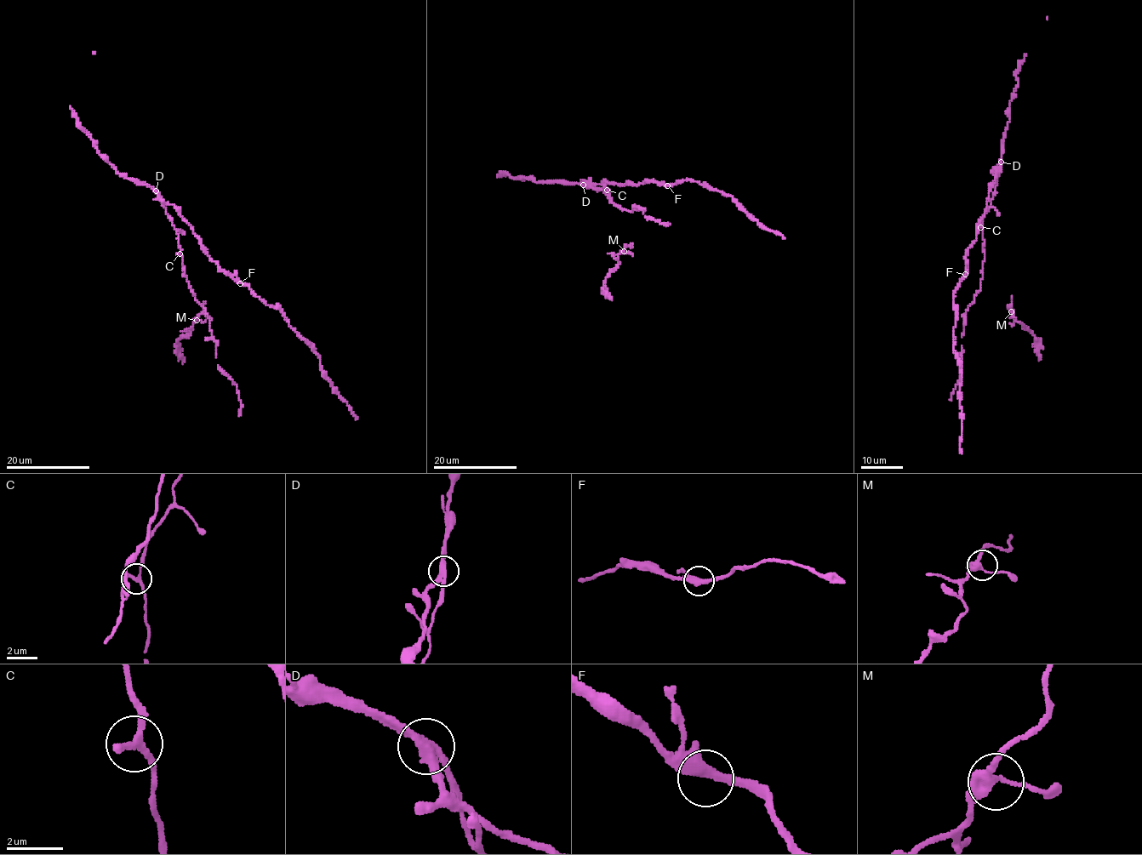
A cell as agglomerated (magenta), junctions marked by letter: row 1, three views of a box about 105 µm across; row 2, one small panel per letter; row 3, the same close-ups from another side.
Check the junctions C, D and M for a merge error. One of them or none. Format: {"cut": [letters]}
{"cut": ["D"]}

